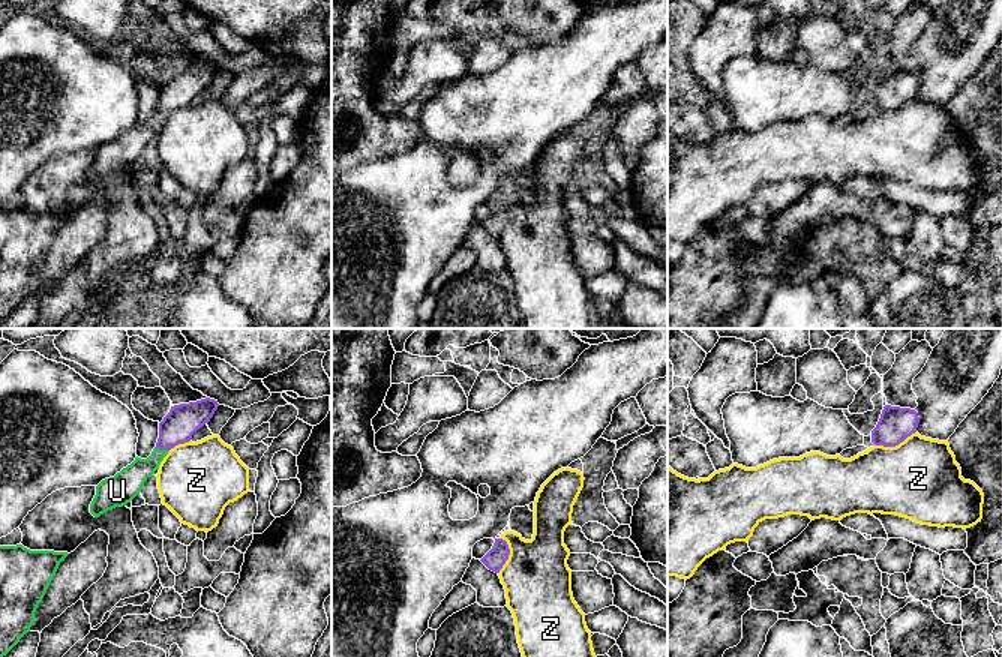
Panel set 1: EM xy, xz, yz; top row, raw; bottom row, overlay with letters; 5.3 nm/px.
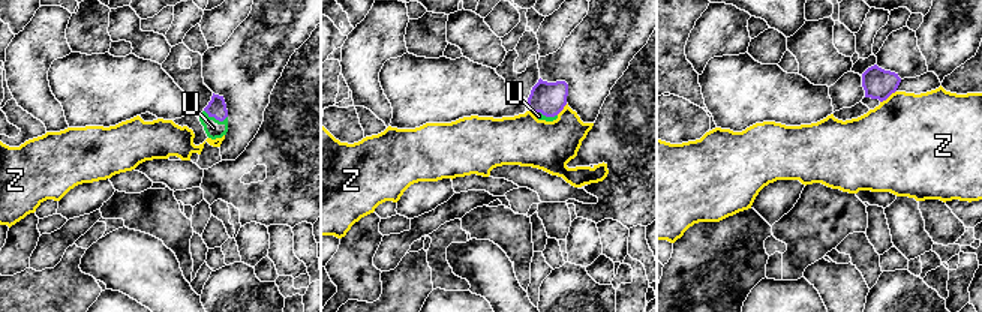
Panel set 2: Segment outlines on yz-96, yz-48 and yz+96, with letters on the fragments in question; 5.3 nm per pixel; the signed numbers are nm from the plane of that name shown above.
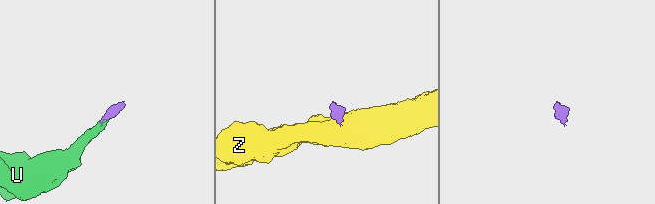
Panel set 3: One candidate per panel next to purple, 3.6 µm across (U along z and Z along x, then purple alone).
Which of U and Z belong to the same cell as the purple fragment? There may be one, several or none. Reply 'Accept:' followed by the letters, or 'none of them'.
Accept: U

